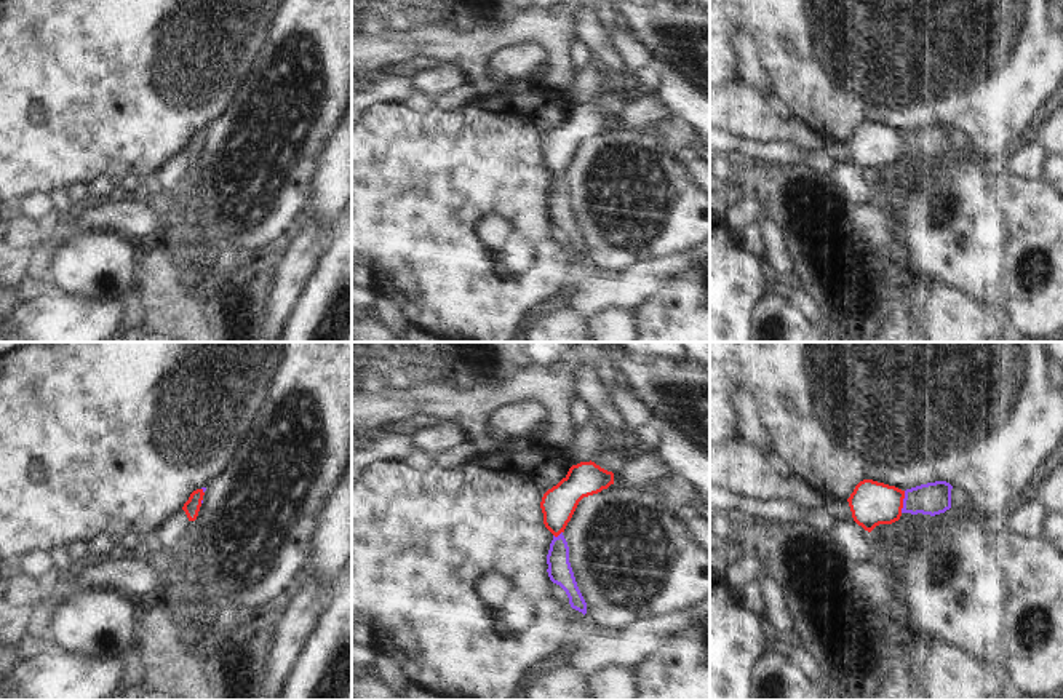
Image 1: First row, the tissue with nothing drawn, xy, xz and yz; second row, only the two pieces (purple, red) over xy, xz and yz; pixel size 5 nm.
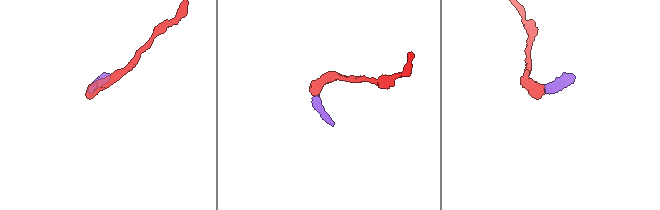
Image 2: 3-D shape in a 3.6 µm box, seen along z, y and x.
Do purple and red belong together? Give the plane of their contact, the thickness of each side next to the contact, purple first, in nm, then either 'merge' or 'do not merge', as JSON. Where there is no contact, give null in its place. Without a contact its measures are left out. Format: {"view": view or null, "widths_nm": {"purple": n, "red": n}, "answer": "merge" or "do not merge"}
{"view": "yz", "widths_nm": {"purple": 160, "red": 220}, "answer": "merge"}

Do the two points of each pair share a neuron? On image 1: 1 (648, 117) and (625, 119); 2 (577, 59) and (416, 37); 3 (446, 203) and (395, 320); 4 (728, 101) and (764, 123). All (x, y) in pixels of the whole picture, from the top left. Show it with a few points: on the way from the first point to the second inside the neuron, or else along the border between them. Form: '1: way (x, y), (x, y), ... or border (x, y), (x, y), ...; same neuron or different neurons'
1: way (643, 117), (630, 117); same neuron
2: border (574, 39), (569, 48), (573, 72); different neurons
3: border (371, 285), (398, 309), (410, 325); different neurons
4: way (737, 107), (755, 120); same neuron

